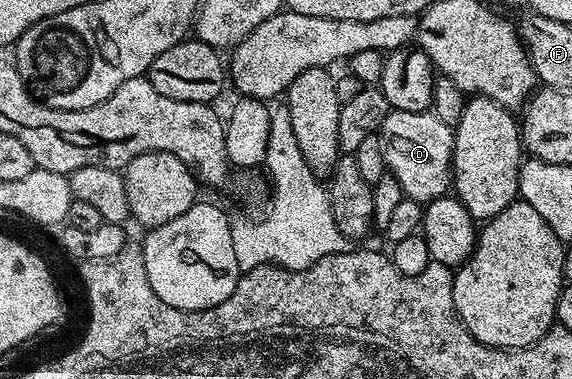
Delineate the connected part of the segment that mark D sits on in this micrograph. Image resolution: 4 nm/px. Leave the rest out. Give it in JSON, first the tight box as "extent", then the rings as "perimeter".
{"extent":[379,110,453,205],"perimeter":[[[390,110],[379,132],[383,157],[388,174],[399,181],[408,198],[424,205],[448,196],[451,191],[453,170],[453,132],[439,117],[429,111],[407,113]]]}

